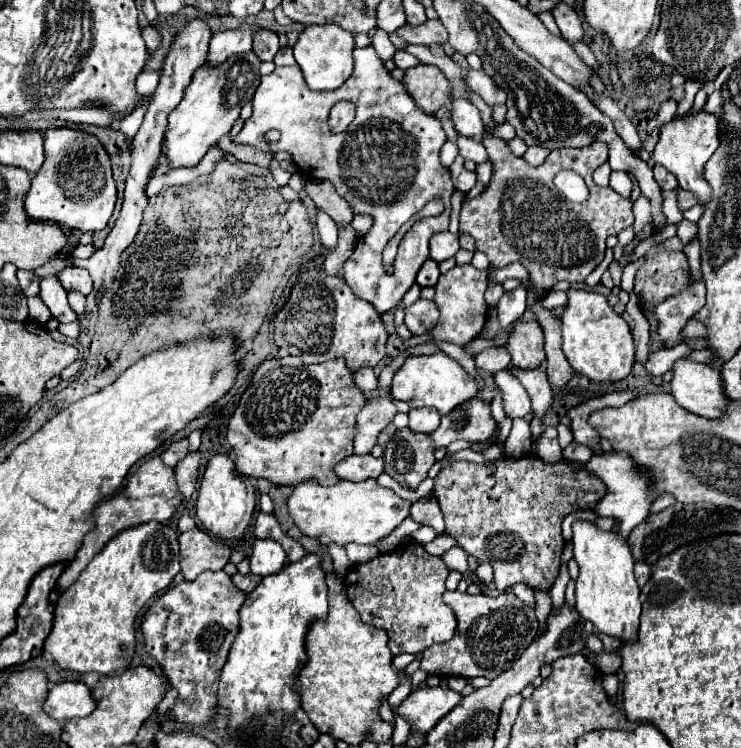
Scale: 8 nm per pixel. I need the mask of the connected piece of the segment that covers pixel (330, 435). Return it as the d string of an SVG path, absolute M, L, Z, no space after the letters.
M297 356L265 360L255 370L251 384L243 392L227 426L227 440L235 452L237 472L243 476L265 478L271 484L295 486L309 478L315 478L323 486L335 484L339 478L333 474L333 466L353 454L353 436L361 406L365 406L365 396L361 388L357 388L353 372L341 358L323 364L305 364Z

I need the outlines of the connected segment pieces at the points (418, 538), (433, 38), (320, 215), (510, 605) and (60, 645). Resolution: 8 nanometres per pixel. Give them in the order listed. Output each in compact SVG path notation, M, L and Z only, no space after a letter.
M421 526L419 530L415 530L415 532L411 534L411 538L413 538L415 542L419 542L419 544L427 544L427 542L431 542L431 540L435 538L435 530L429 528L429 526Z
M427 20L425 24L419 24L419 26L405 24L397 30L397 34L407 44L431 46L431 44L445 44L447 42L447 30L439 20Z
M317 208L317 212L315 212L315 226L317 226L319 238L325 244L325 248L329 248L329 250L335 248L335 244L337 244L337 224L333 222L333 218Z
M445 592L443 600L455 612L457 632L449 642L425 648L421 658L421 670L439 678L485 676L493 680L497 674L509 668L531 644L533 630L539 630L533 606L527 606L521 598L517 598L511 592L499 594L495 598L487 594L471 596L461 592Z
M147 522L119 532L89 562L77 582L61 594L45 650L65 670L97 672L101 676L125 670L135 648L133 622L137 612L157 592L167 590L177 572L177 530L161 522Z

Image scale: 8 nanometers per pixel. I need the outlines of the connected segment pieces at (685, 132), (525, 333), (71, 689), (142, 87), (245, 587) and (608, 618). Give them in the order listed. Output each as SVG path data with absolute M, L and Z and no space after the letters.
M705 110L697 112L685 112L683 116L677 116L661 126L659 142L653 152L655 164L665 166L669 172L673 172L679 180L679 186L683 190L691 190L699 196L701 204L709 202L711 188L703 178L703 168L707 160L713 156L713 152L719 146L719 132L717 132L717 118Z
M517 320L505 344L507 352L511 354L511 364L521 370L537 368L545 360L543 352L543 332L539 322L535 320Z
M59 682L49 688L43 710L51 718L63 722L69 718L83 718L95 710L91 690L83 682Z
M161 70L141 72L141 76L137 78L137 90L141 94L151 94L157 88L157 84L159 84L159 76L161 76Z
M235 574L235 576L231 576L231 580L233 580L233 584L241 590L241 592L245 592L245 594L249 594L249 592L253 592L255 588L257 588L257 584L261 582L261 576L255 576L255 574Z
M591 520L573 522L573 550L579 564L577 578L577 610L583 618L591 620L599 632L615 636L623 642L637 638L641 600L639 586L633 576L631 548L619 532L601 530Z

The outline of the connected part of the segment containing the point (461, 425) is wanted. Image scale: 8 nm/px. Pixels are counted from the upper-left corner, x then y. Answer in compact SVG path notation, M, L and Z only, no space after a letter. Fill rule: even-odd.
M473 396L441 418L441 426L431 434L435 446L447 446L455 440L467 442L485 442L497 428L497 422L491 416L491 404Z

